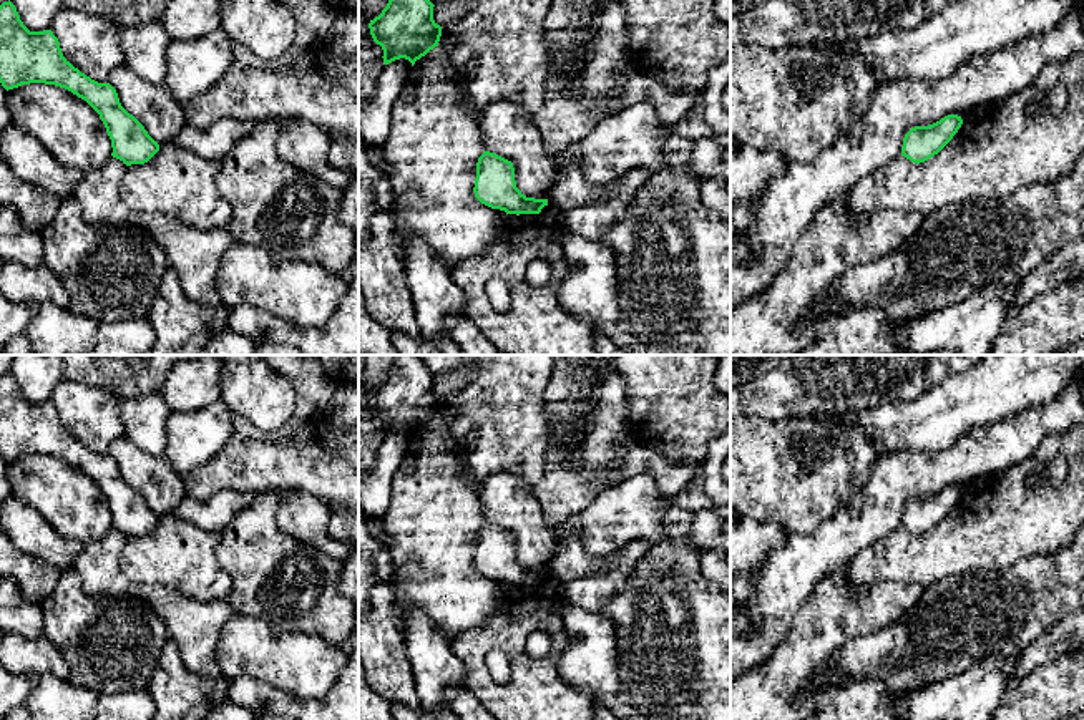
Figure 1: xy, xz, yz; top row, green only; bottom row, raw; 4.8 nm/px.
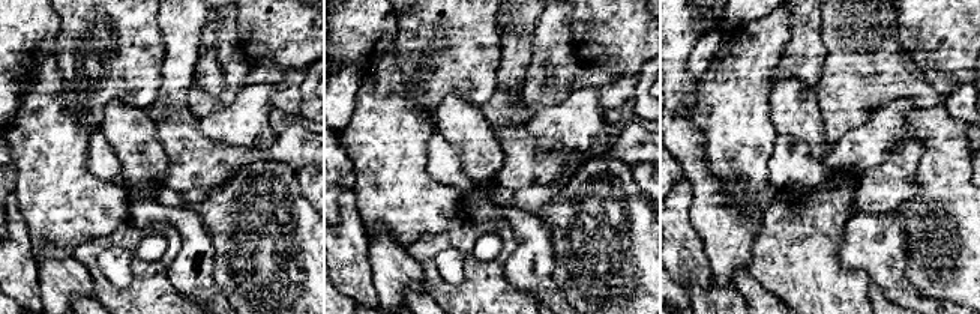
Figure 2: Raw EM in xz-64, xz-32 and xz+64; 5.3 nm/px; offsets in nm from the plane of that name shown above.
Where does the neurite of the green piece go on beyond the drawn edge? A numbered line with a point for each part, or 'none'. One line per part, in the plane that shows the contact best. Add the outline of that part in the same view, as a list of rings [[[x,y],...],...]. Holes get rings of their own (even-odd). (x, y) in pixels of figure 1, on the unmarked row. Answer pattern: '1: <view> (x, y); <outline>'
none

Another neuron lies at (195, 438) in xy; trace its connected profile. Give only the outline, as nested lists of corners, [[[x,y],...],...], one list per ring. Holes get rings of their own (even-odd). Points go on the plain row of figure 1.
[[[219,398],[196,411],[173,411],[164,456],[179,476],[208,465],[234,435],[231,411]]]

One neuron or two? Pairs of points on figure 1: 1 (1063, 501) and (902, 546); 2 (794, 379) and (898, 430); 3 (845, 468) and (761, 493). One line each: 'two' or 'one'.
1: one
2: two
3: one

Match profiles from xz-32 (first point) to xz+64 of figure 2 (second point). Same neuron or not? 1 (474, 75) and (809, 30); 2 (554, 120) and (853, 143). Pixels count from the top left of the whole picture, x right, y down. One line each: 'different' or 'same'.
1: same
2: same

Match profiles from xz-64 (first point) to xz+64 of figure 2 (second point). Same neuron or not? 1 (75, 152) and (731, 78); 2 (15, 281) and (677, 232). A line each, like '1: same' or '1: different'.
1: same
2: same

